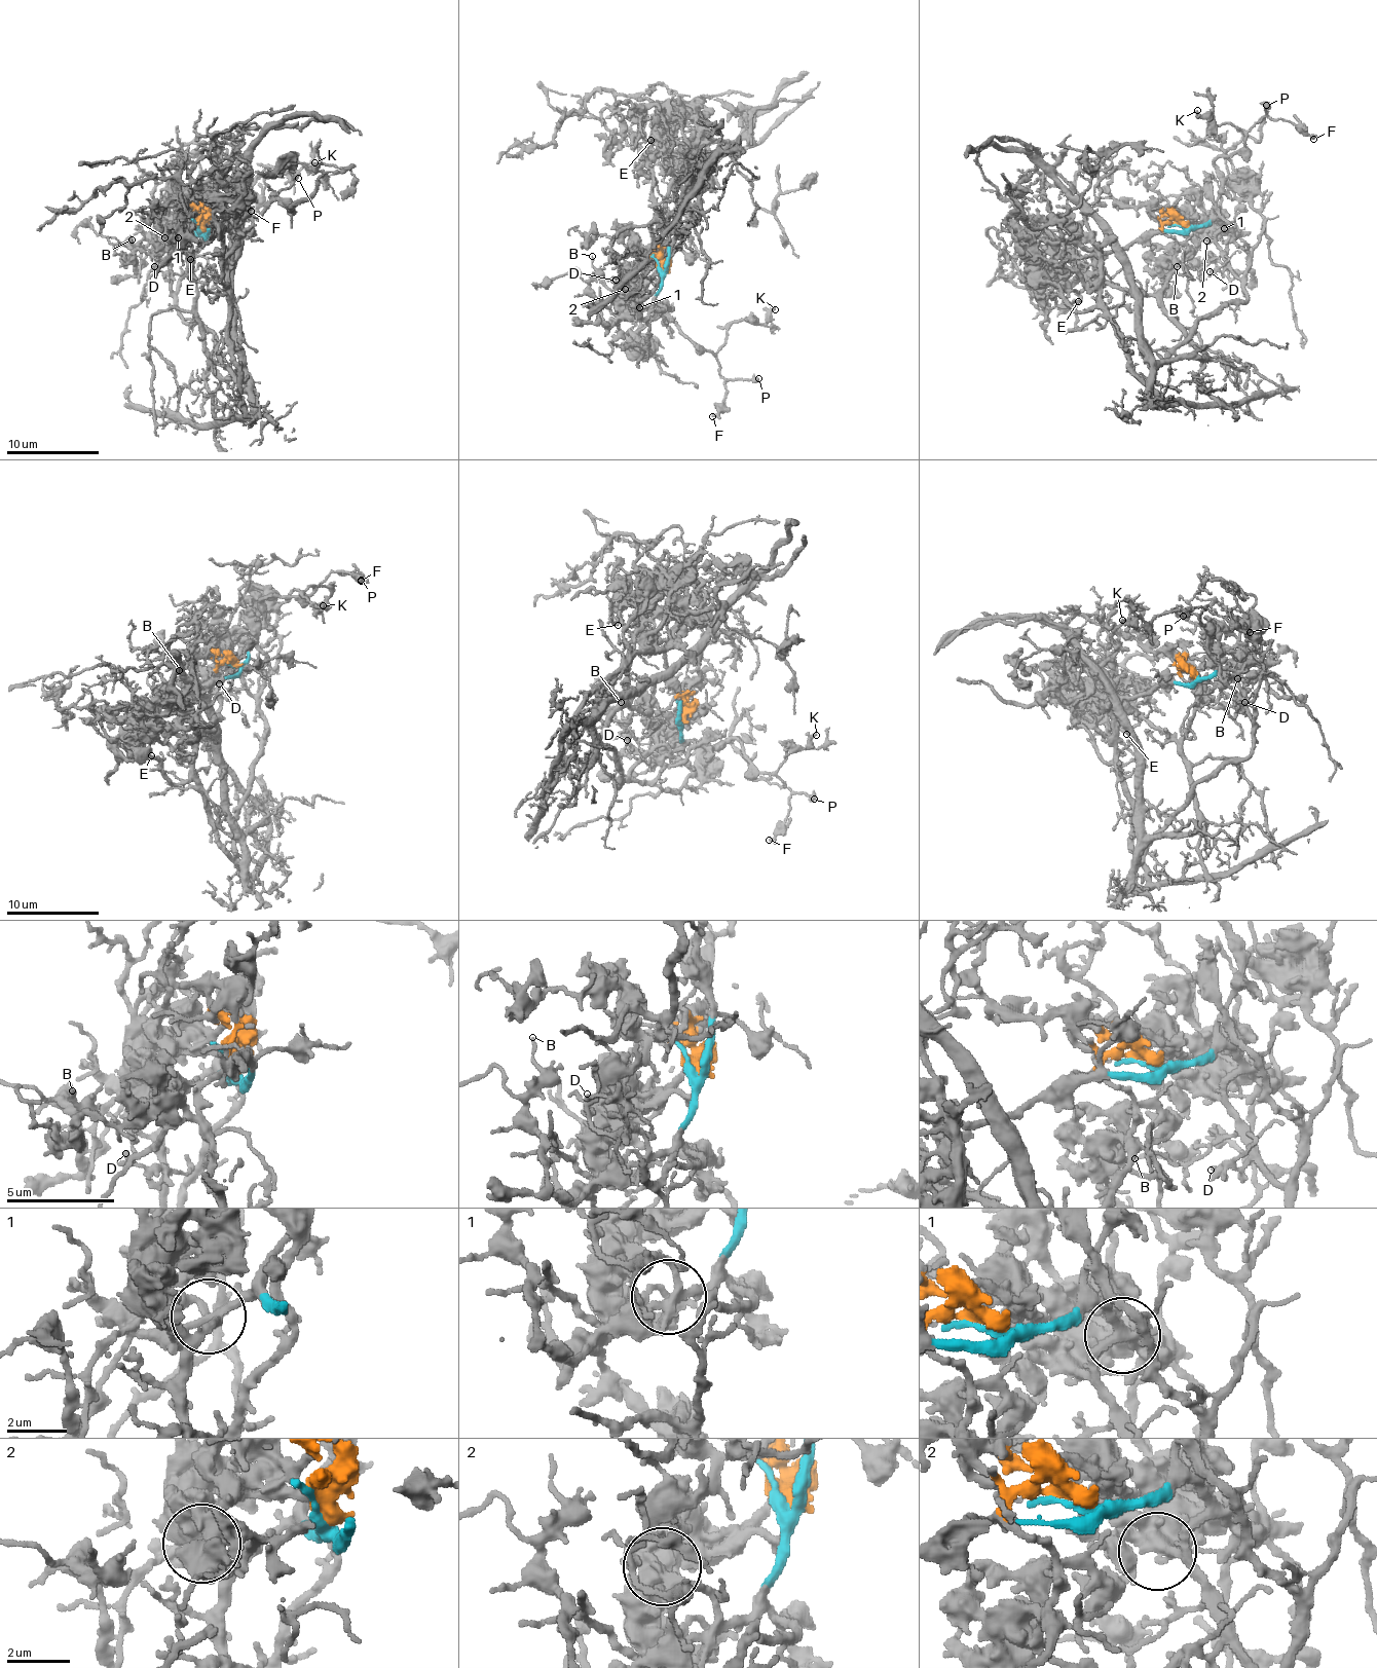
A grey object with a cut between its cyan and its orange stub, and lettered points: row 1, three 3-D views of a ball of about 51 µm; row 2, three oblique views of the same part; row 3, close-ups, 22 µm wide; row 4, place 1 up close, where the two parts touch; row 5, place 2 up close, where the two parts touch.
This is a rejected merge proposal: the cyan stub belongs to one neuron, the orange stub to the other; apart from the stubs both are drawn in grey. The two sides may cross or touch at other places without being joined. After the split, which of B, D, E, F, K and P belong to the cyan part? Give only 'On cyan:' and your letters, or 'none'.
On cyan: B, F, K, P

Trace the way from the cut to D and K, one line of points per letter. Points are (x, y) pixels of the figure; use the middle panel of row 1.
D: (660, 268), (660, 247), (636, 265), (623, 285), (632, 294), (632, 286), (616, 280)
K: (660, 268), (655, 294), (664, 324), (673, 321), (712, 354), (734, 322), (764, 324), (775, 309)

